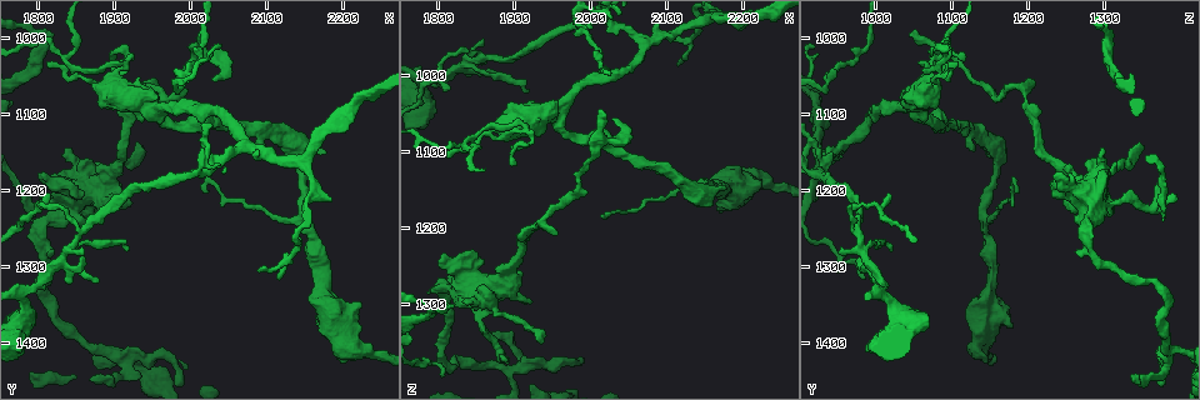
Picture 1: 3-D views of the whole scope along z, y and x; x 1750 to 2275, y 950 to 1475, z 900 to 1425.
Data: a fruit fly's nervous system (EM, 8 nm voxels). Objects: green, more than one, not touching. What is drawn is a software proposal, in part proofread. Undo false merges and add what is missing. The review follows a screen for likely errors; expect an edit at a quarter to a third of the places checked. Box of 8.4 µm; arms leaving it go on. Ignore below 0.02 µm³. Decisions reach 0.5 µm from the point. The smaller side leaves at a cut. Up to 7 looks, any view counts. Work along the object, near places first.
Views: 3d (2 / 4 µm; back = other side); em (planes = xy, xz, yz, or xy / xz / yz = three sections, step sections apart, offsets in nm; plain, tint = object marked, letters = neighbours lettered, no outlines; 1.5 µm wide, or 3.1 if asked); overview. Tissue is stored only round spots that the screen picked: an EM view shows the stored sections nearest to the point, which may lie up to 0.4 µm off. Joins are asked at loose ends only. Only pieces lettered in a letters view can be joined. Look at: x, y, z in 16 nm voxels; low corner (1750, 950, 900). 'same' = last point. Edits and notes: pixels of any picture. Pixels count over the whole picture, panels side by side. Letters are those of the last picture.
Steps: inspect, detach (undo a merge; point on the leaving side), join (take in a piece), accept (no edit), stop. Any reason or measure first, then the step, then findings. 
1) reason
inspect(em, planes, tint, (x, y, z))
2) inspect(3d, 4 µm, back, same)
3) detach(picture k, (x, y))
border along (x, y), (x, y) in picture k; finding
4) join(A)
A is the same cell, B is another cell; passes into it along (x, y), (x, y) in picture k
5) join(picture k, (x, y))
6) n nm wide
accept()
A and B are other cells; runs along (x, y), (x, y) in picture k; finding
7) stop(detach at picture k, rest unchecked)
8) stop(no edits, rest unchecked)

abrupt turn
inspect(3d, 2 µm, back, (1955, 1100, 1060))

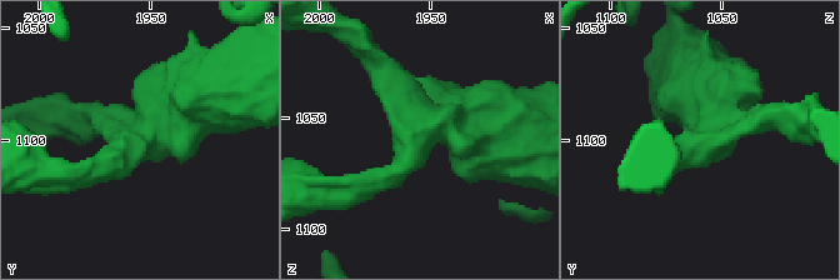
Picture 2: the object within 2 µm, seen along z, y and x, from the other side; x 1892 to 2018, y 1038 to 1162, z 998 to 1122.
3 arms; arms of 190, 200, 600 nm
inspect(em, planes, plain, (1956, 1102, 1058))

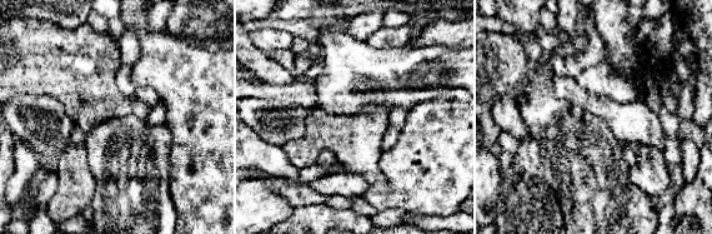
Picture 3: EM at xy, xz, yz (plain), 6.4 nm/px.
see the neighbours
inspect(em, planes, letters, same)

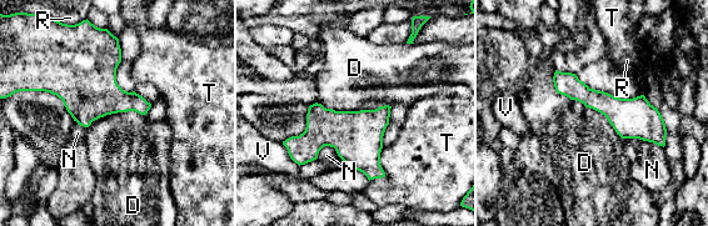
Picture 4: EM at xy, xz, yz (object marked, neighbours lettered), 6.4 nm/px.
accept()
D, N, R, T and V are other cells; runs along (559, 75), (637, 117), (662, 142) in picture 4; all the same neuron

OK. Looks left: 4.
sudden change in width
inspect(3d, 4 µm, (1900, 1165, 1240))

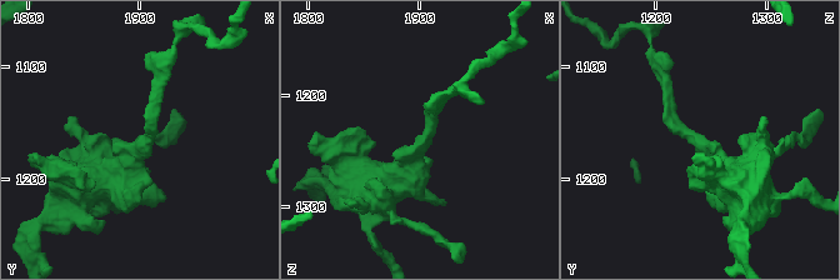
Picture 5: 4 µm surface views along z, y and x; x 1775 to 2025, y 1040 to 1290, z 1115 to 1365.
inspect(em, planes, letters, (1900, 1168, 1242))

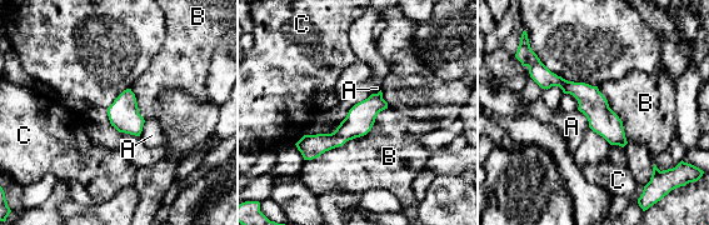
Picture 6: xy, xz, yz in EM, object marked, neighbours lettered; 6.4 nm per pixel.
accept()
A, B and C are other cells; border along (387, 108), (365, 134), (305, 160) in picture 6; one neuron here

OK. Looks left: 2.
abrupt turn
inspect(em, 3.1 µm, planes, plain, (2030, 1165, 935))

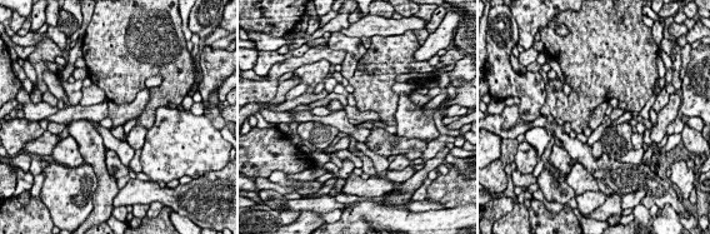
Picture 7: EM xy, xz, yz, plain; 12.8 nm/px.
what lies round it
inspect(em, 3.1 µm, planes, letters, same)

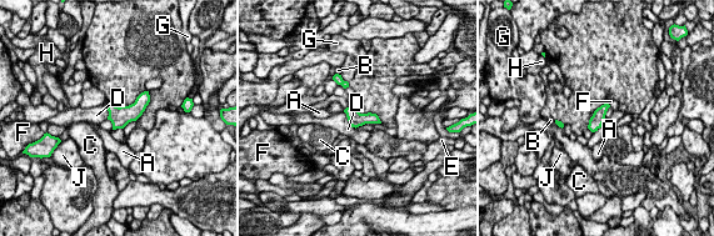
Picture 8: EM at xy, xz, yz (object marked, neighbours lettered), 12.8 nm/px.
accept()
A, B, C, D, E, F, G, H and J are other cells; border along (372, 122), (365, 122), (355, 129) in picture 8; continuous, no second neuron

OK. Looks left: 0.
stop(no edits, rest unchecked)

